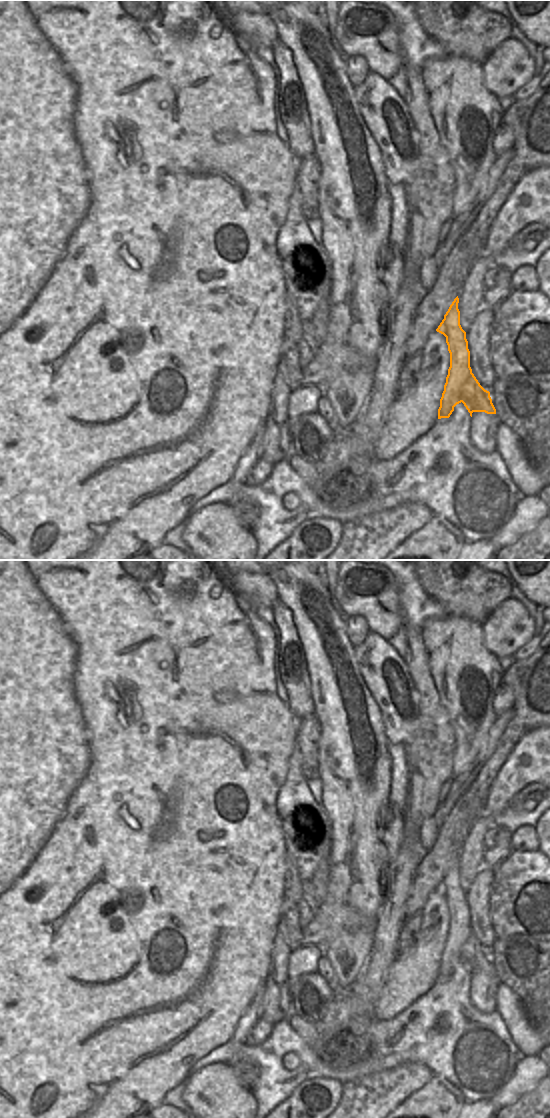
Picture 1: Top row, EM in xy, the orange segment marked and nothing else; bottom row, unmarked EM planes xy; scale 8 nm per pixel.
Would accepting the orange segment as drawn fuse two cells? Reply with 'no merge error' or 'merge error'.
merge error

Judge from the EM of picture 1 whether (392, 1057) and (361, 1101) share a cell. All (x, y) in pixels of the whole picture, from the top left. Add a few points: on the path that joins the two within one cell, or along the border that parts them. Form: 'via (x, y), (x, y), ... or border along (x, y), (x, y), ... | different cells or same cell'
border along (407, 1063), (390, 1069), (375, 1071), (362, 1077) | different cells

